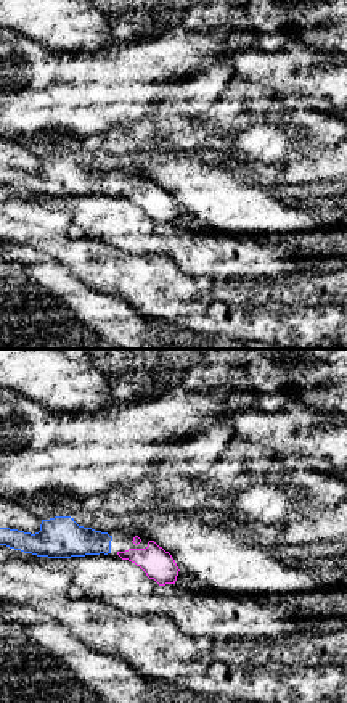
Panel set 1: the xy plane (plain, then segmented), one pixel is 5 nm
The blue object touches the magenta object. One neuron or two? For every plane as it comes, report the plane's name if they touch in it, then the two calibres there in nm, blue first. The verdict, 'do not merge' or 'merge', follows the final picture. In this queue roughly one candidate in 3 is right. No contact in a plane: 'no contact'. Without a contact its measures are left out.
no contact

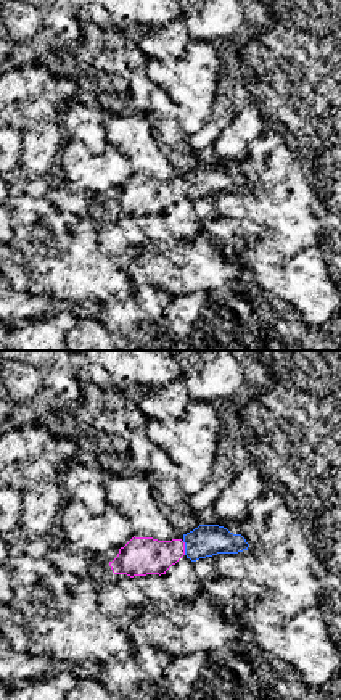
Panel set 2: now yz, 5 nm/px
yz | 160/190 nm

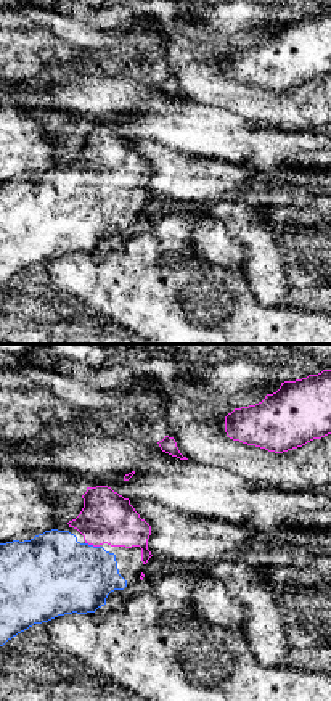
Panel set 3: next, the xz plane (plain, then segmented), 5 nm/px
xz | 420/260 nm

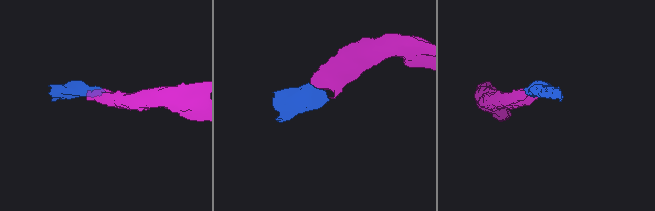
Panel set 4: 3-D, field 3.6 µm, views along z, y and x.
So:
merge

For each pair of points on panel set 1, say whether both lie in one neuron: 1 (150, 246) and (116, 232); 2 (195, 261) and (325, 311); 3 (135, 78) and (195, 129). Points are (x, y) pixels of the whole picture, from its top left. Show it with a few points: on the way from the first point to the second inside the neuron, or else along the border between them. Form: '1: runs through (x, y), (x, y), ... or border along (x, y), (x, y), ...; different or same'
1: runs through (142, 238), (124, 235); same
2: border along (208, 277), (216, 280), (244, 280); different
3: border along (166, 97), (158, 103); different

